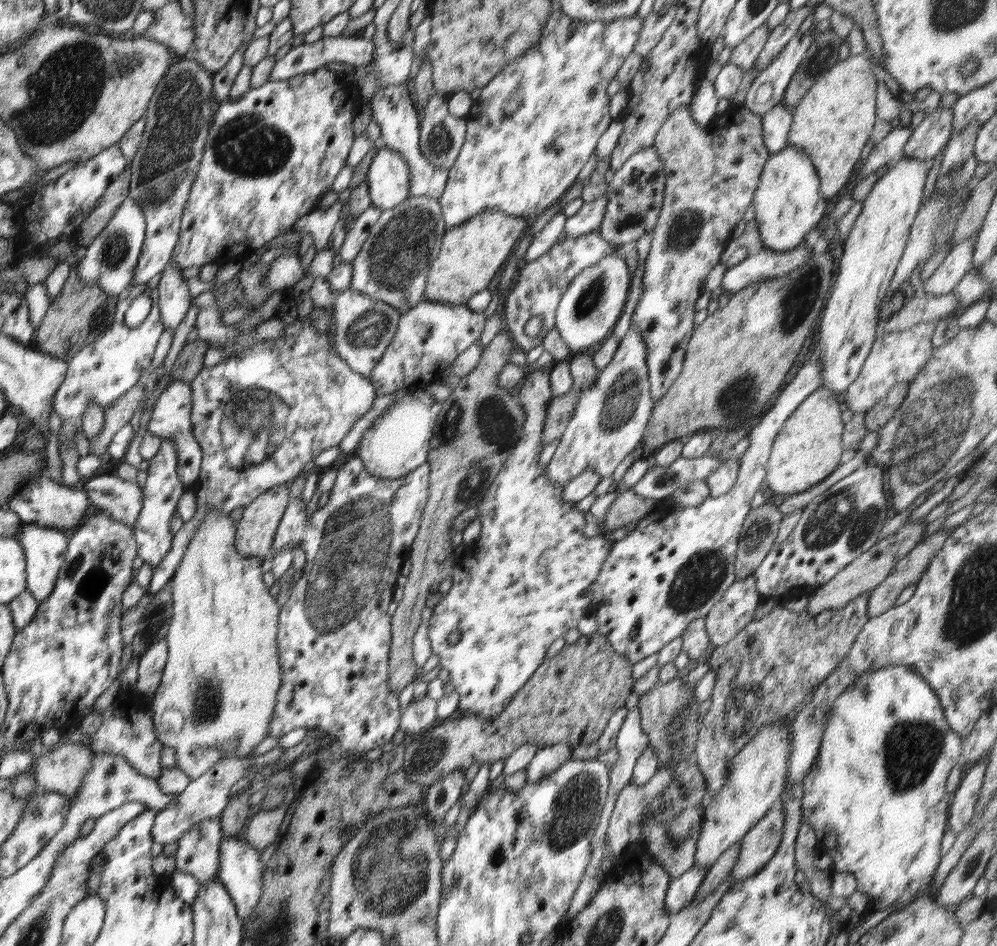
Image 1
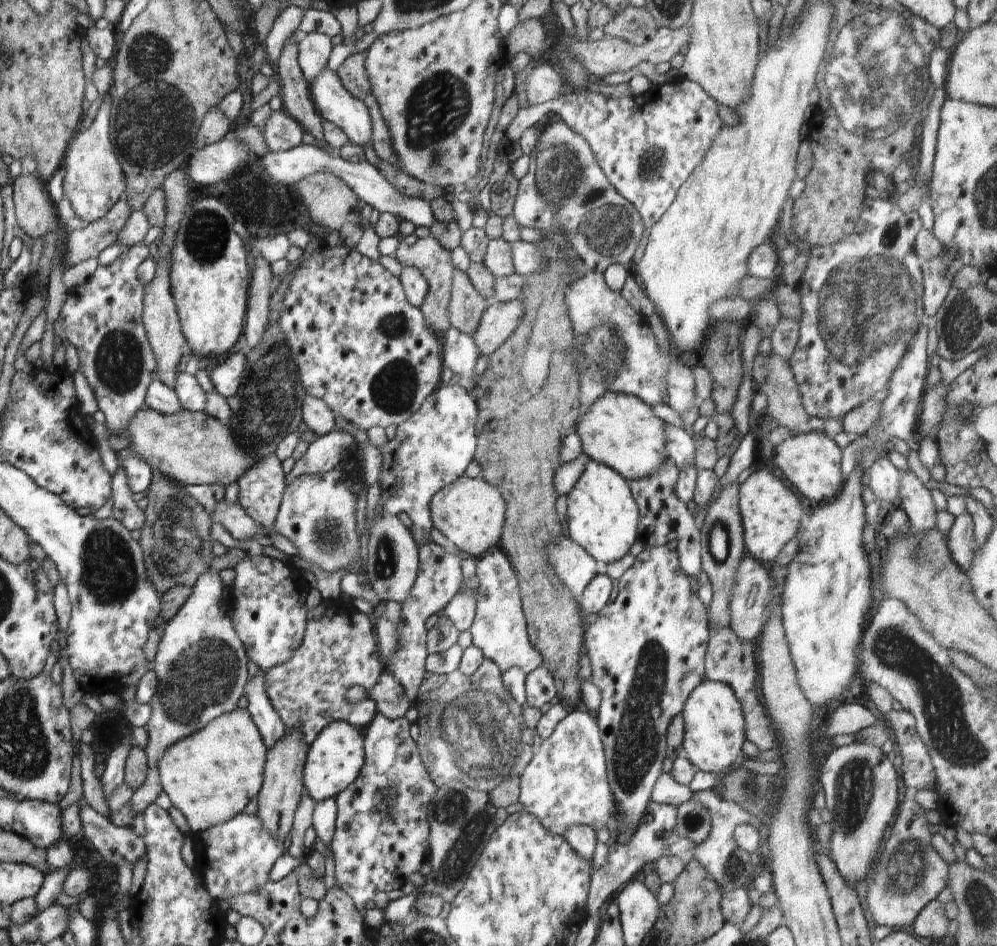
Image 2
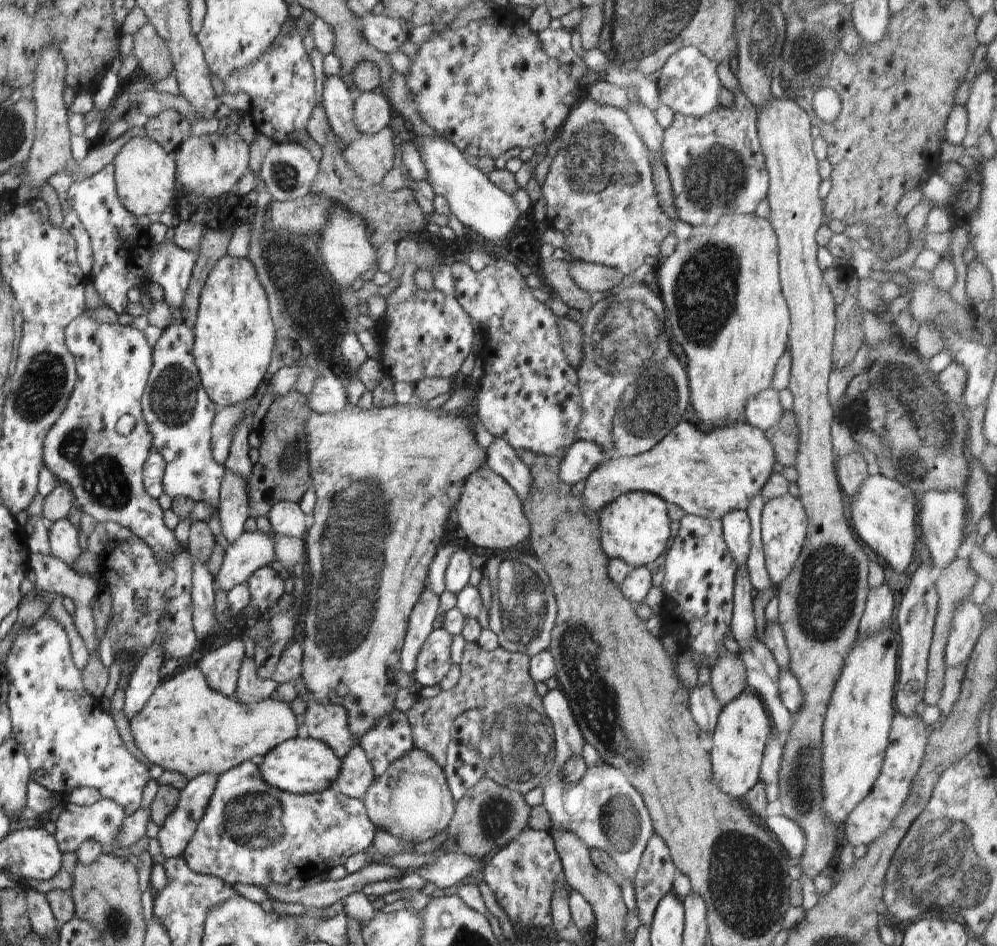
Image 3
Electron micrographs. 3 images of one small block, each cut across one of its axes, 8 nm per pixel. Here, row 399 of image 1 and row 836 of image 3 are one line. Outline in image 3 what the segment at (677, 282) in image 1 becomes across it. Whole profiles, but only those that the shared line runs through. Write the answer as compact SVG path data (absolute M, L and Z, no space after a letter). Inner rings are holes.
M654 833L646 844L631 883L635 890L640 924L651 924L658 903L673 890L672 882L677 871L666 842Z

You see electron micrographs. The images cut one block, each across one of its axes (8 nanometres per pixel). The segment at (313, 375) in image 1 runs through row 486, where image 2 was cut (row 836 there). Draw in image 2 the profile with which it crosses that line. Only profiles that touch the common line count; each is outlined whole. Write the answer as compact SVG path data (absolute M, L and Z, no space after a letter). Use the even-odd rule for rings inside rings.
M245 812L216 827L207 828L194 837L194 869L200 874L205 889L217 900L224 900L232 895L253 893L269 879L269 872L274 862L287 848L287 843L280 843L262 828L260 819Z

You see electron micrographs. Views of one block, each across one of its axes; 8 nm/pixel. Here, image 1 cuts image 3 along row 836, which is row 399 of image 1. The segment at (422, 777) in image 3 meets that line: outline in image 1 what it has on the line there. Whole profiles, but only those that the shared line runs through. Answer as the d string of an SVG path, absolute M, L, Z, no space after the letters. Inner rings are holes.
M409 389L402 398L397 398L388 410L366 430L359 444L358 458L371 475L382 478L400 478L427 462L433 428L442 408L424 390Z

